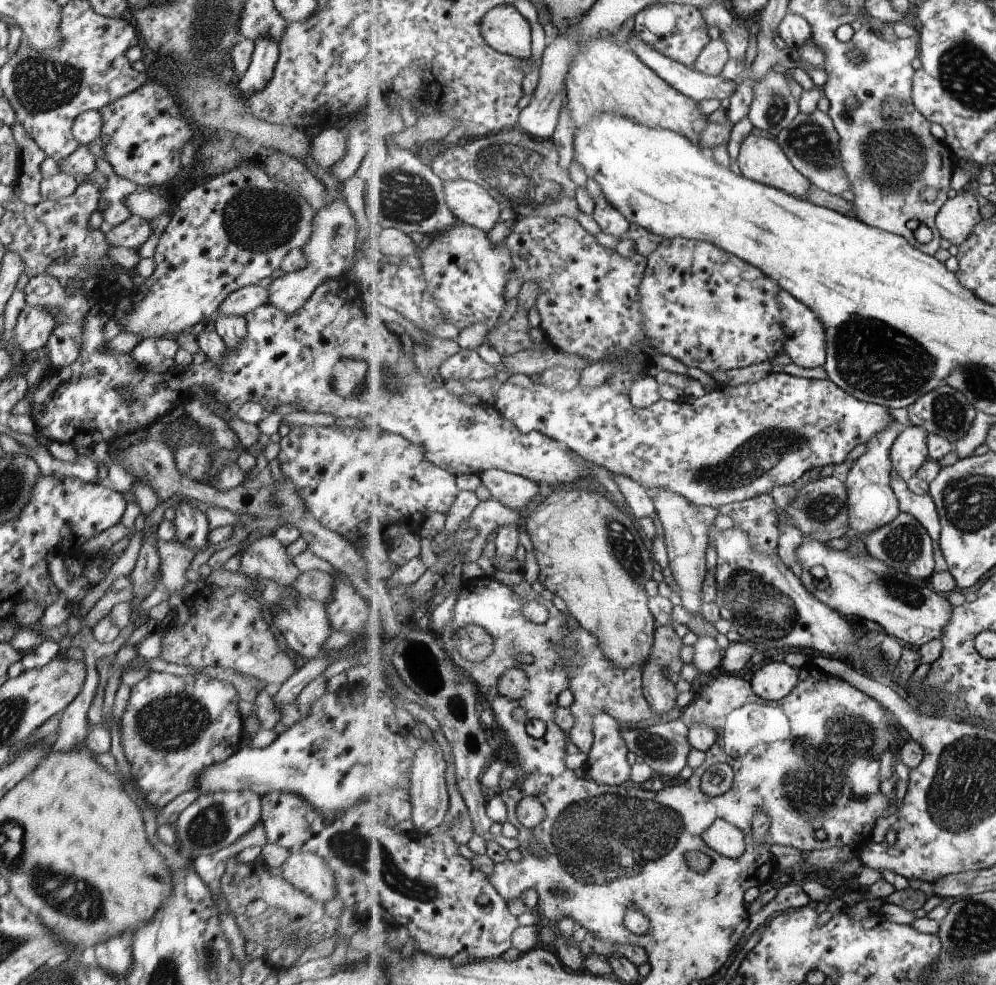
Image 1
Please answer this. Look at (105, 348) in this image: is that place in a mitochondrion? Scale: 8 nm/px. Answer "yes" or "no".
no

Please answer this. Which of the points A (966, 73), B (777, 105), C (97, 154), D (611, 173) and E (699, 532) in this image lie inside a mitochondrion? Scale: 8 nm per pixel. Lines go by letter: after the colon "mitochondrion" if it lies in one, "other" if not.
A: mitochondrion
B: mitochondrion
C: other
D: other
E: other

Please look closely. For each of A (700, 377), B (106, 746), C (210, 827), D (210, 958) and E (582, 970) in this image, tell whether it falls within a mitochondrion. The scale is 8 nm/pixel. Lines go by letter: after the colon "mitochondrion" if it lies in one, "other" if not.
A: other
B: other
C: mitochondrion
D: mitochondrion
E: other

